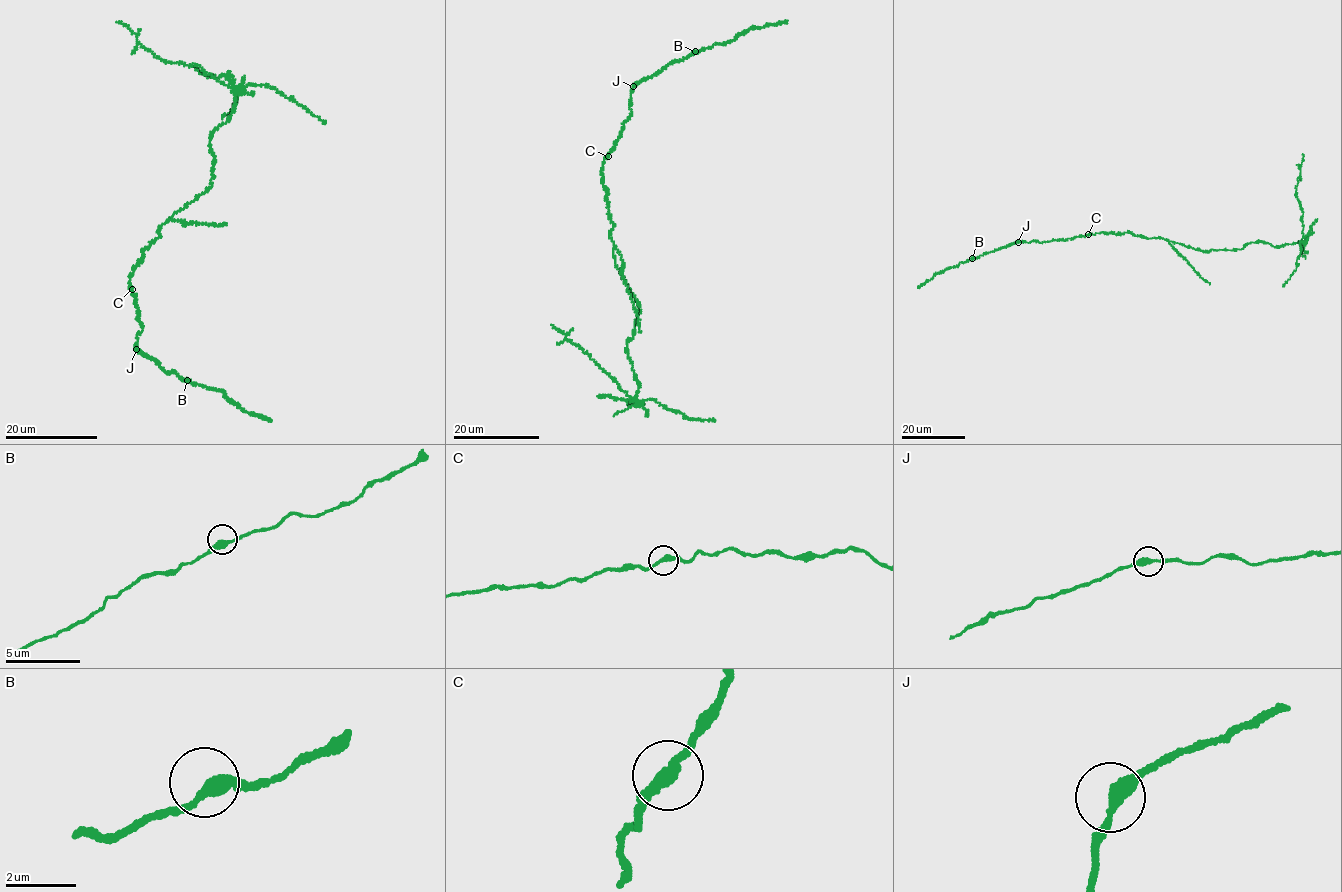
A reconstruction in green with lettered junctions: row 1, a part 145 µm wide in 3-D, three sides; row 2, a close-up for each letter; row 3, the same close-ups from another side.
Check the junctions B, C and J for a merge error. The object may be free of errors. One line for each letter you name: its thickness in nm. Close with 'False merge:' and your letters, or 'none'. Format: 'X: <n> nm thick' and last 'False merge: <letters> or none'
C: 320 nm thick
False merge: C

